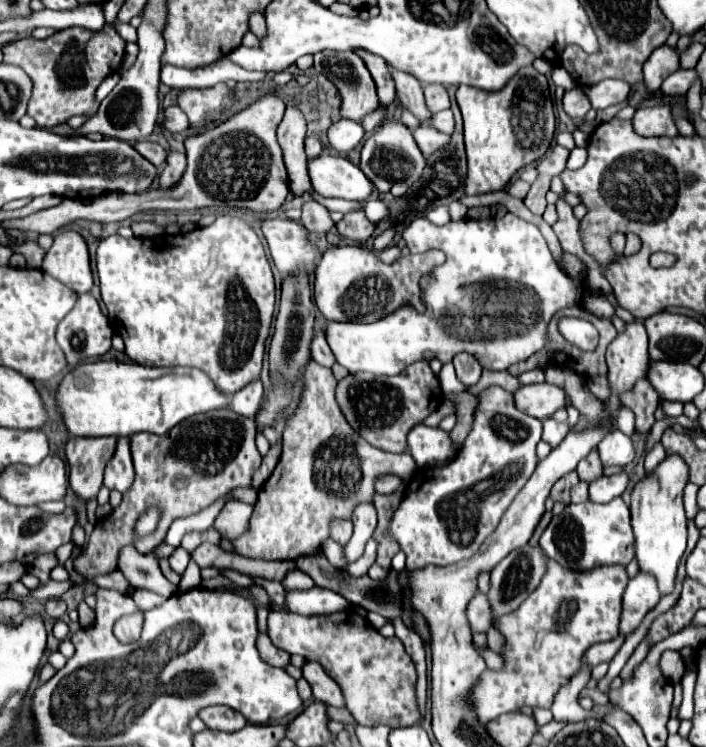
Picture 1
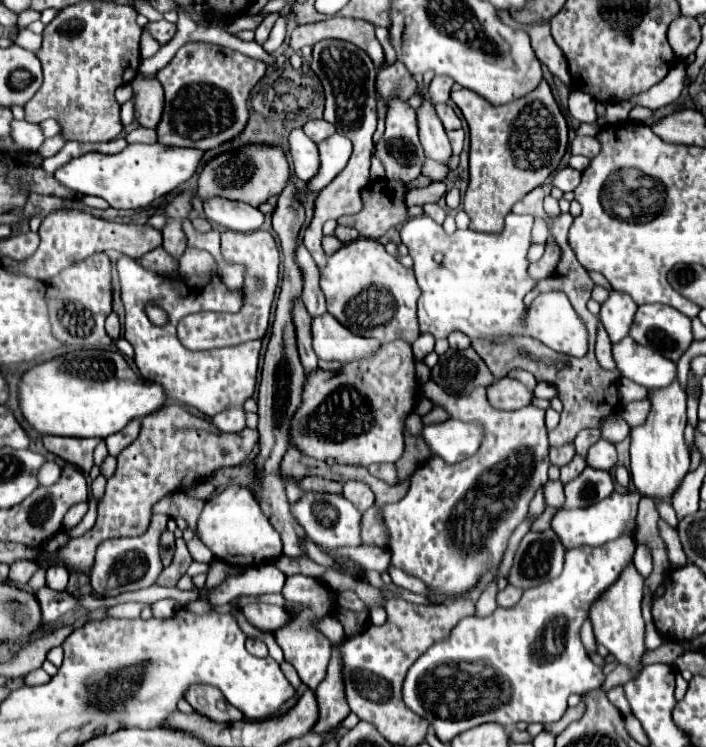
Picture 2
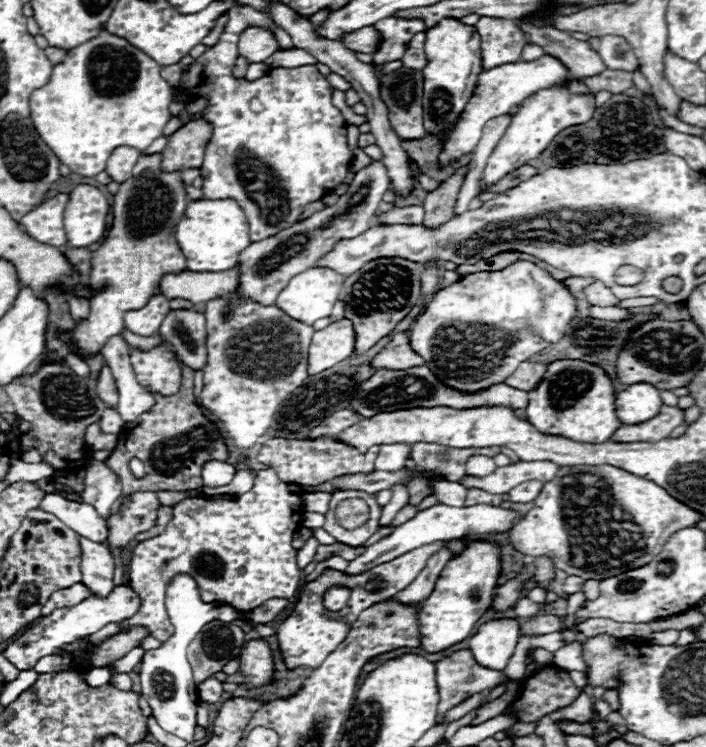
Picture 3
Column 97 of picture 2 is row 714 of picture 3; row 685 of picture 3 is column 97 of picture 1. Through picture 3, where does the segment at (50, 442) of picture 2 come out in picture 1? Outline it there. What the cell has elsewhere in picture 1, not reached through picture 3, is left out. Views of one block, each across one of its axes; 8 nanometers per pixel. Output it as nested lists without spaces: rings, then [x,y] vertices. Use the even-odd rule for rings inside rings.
[[[118,436],[106,438],[72,438],[66,444],[66,460],[70,466],[70,488],[84,504],[96,500],[104,468],[116,452]]]

